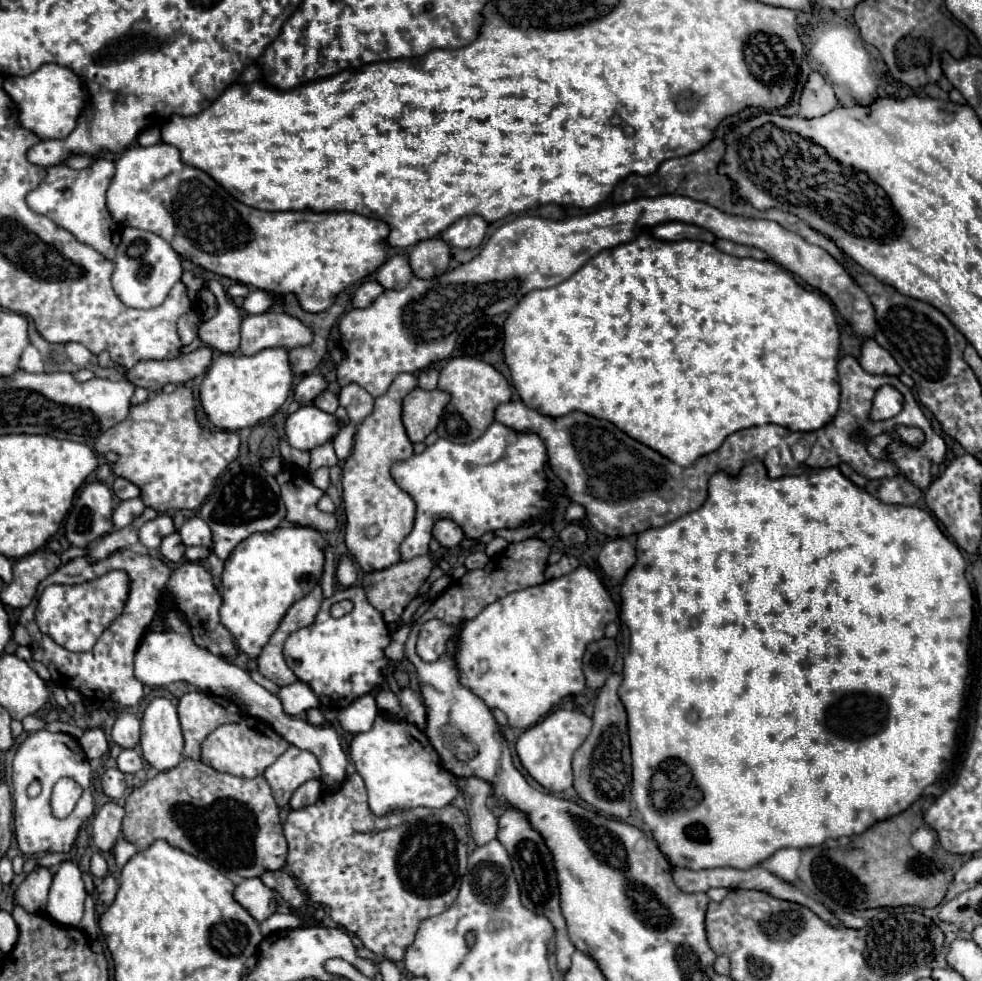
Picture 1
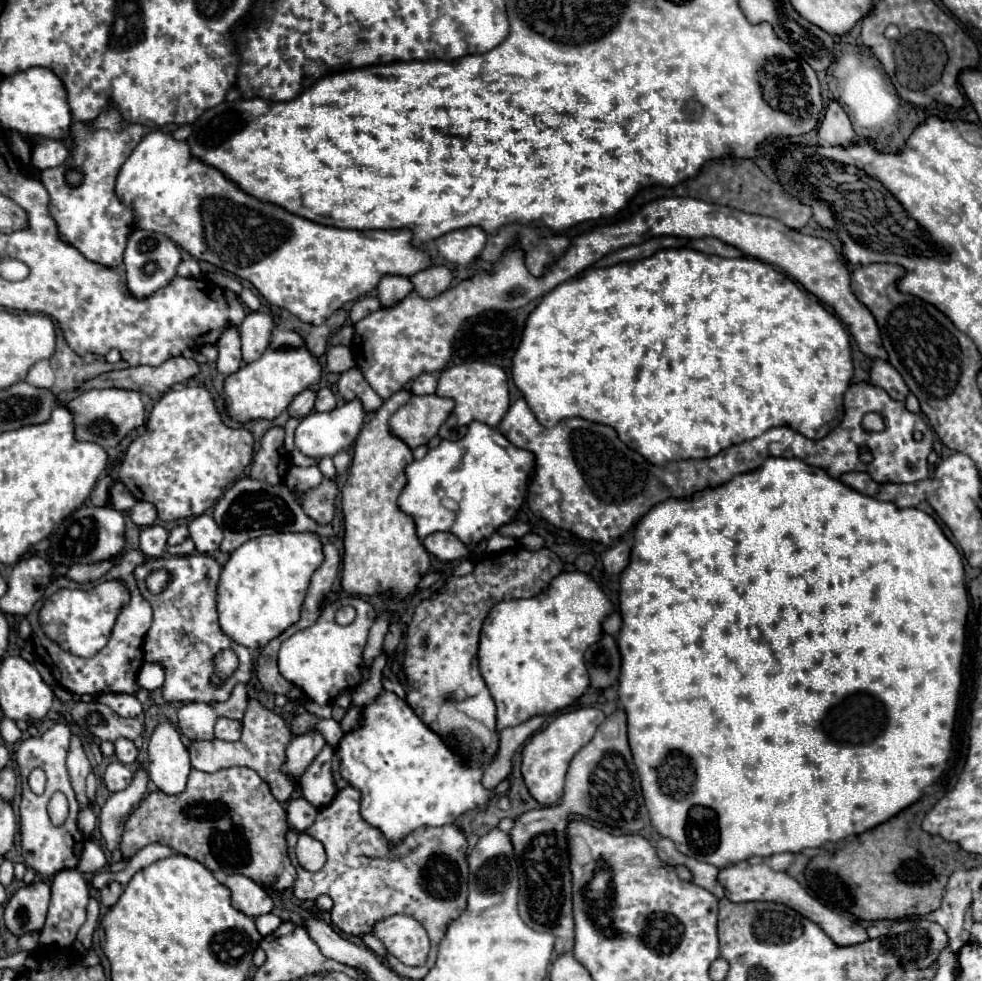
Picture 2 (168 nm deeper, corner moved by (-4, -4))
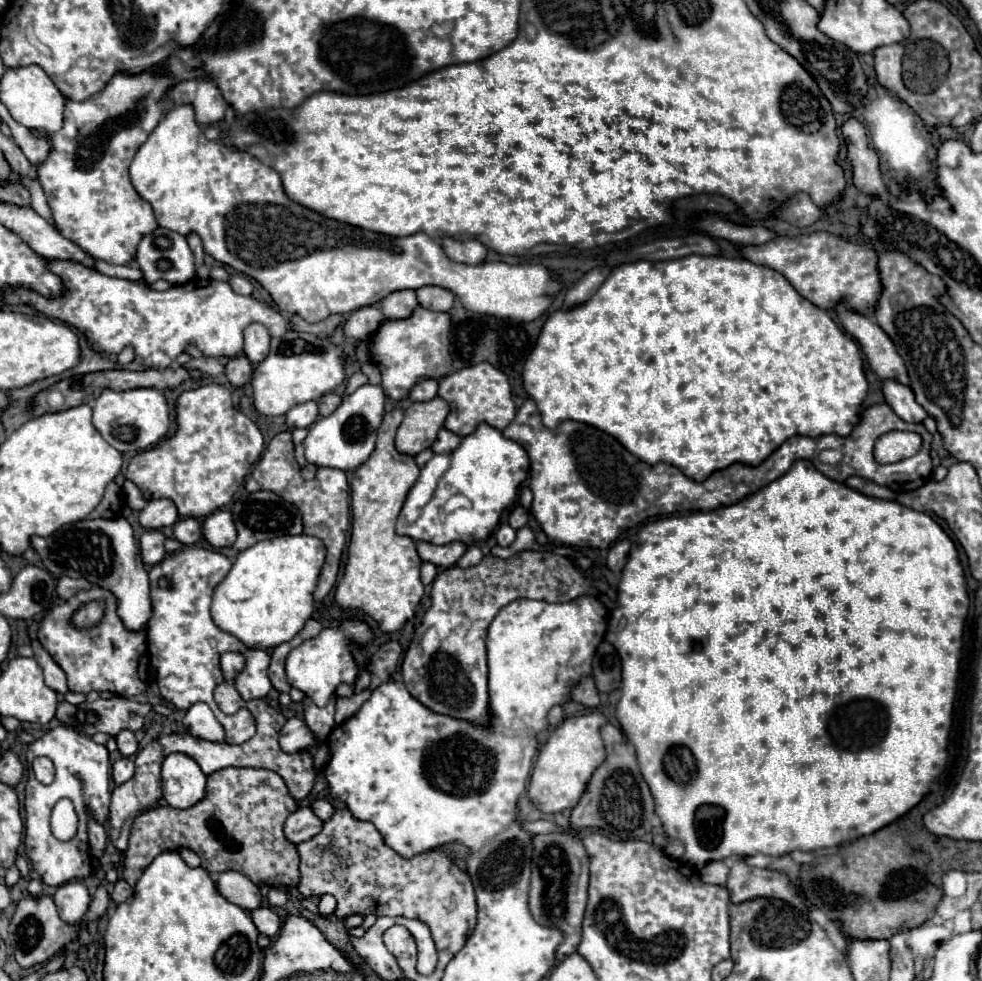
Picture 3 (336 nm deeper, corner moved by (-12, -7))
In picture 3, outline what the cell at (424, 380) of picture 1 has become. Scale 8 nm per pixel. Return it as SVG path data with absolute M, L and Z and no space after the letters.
M421 380L413 390L409 392L409 398L413 402L427 402L437 396L437 380Z

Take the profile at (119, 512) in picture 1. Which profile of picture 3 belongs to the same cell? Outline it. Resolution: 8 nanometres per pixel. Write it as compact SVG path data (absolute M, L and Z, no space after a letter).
M169 498L149 500L139 514L139 524L149 530L161 530L165 526L173 526L177 520L179 520L177 508Z

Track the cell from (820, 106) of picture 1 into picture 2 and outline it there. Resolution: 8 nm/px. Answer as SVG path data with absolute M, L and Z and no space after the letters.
M837 99L829 101L825 115L821 117L821 123L817 127L817 137L821 145L851 145L855 141L849 117L837 103Z

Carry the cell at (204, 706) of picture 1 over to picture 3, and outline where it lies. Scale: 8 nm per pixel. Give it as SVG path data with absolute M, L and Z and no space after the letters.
M193 704L185 718L183 724L187 728L187 732L195 738L203 738L203 740L211 740L211 742L225 742L225 730L223 726L217 722L215 714L211 712L211 708L207 704Z

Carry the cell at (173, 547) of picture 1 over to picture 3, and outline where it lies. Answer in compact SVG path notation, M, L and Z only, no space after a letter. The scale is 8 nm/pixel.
M181 518L175 526L173 526L173 534L175 538L185 544L185 546L191 546L191 544L197 544L199 538L201 538L201 524L197 518Z

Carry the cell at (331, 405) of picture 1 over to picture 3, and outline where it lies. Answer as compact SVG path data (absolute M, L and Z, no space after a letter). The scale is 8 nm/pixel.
M329 392L329 394L323 394L317 400L317 404L319 404L319 416L329 416L341 404L341 396L335 392Z

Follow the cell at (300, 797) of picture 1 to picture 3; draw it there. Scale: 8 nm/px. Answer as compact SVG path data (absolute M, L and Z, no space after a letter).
M301 806L297 812L293 812L285 822L285 836L293 844L301 844L311 840L315 834L319 834L323 828L323 822L313 814L309 806Z

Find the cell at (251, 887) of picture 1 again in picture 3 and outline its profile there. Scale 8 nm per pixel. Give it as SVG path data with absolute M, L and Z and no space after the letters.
M233 870L221 872L215 884L217 884L217 890L221 896L225 896L229 902L241 906L243 910L251 912L251 910L259 908L263 902L259 888L253 882L249 882L249 878L245 878L241 872L233 872Z

